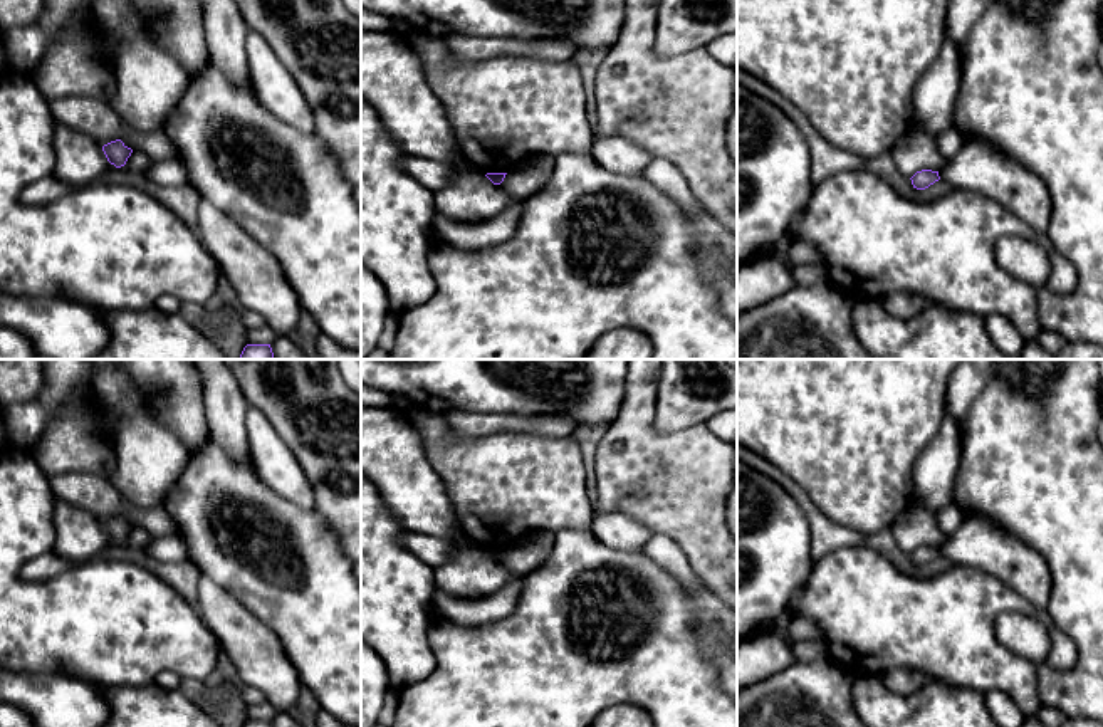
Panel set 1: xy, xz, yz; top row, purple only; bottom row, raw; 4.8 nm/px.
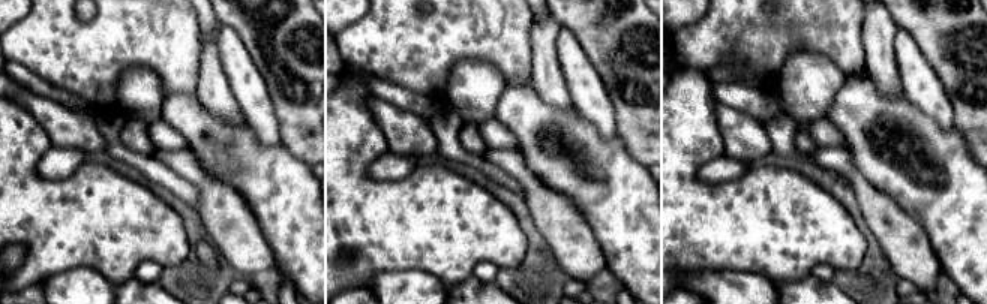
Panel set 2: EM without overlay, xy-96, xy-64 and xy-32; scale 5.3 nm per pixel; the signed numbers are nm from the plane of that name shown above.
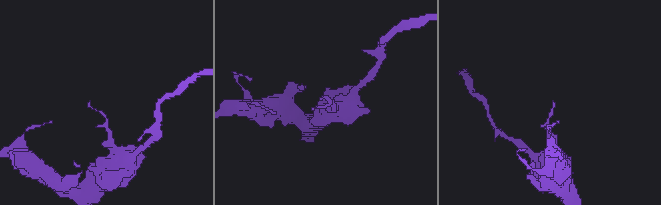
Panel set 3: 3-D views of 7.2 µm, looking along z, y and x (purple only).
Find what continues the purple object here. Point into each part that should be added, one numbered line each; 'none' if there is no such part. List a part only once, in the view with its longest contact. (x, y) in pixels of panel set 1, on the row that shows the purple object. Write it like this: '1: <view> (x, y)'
none

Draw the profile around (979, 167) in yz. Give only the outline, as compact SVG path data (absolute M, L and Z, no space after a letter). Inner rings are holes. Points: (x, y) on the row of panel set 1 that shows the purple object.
M965 143L938 171L954 190L980 193L1046 237L1051 215L1049 191L1041 178L987 143Z

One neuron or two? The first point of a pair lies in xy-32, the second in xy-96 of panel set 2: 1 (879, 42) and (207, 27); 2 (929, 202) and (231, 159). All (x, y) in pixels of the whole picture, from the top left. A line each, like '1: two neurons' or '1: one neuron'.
1: two neurons
2: one neuron

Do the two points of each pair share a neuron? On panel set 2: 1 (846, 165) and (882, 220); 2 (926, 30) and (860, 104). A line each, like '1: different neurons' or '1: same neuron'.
1: same neuron
2: different neurons

